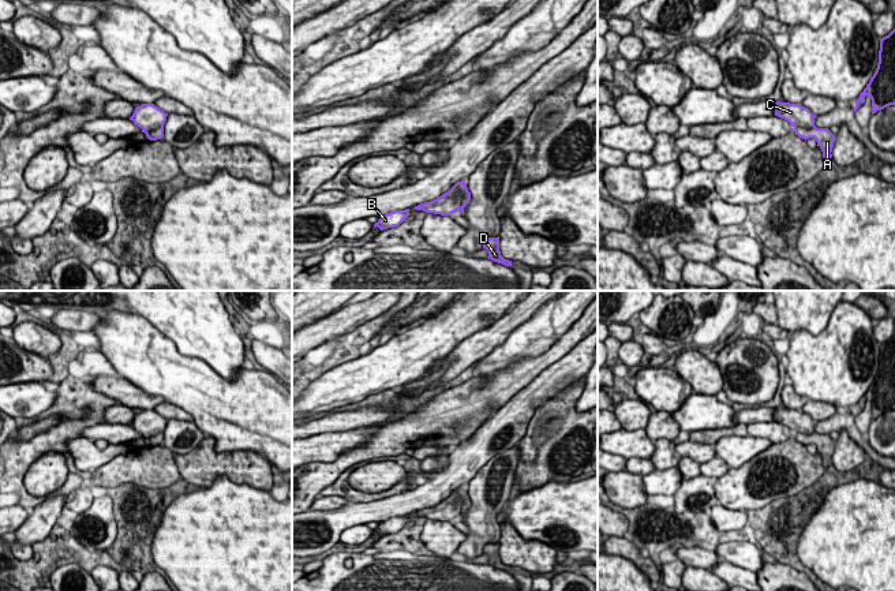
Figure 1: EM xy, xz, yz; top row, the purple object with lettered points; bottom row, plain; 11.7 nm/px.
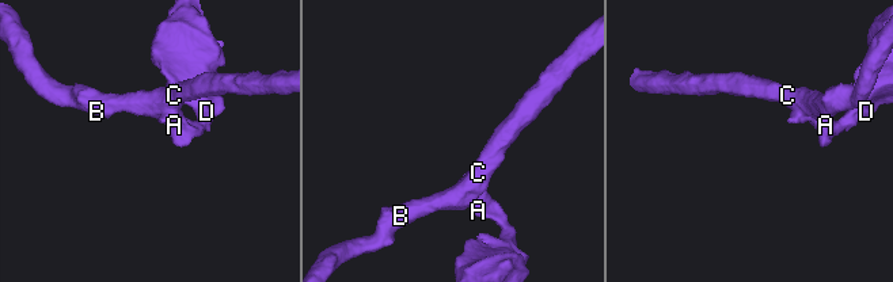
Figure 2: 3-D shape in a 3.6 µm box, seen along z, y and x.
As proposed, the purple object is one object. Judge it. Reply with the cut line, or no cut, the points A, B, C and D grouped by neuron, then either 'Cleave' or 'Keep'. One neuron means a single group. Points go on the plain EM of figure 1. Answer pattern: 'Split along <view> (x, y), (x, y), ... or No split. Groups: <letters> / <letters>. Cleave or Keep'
Split along xz (453, 492), (461, 497), (461, 511), (459, 513). Groups: A D / B C. Cleave

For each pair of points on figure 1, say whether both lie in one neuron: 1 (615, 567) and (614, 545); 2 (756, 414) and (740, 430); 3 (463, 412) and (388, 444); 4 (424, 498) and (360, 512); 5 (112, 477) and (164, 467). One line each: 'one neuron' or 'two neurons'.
1: two neurons
2: two neurons
3: one neuron
4: one neuron
5: one neuron

